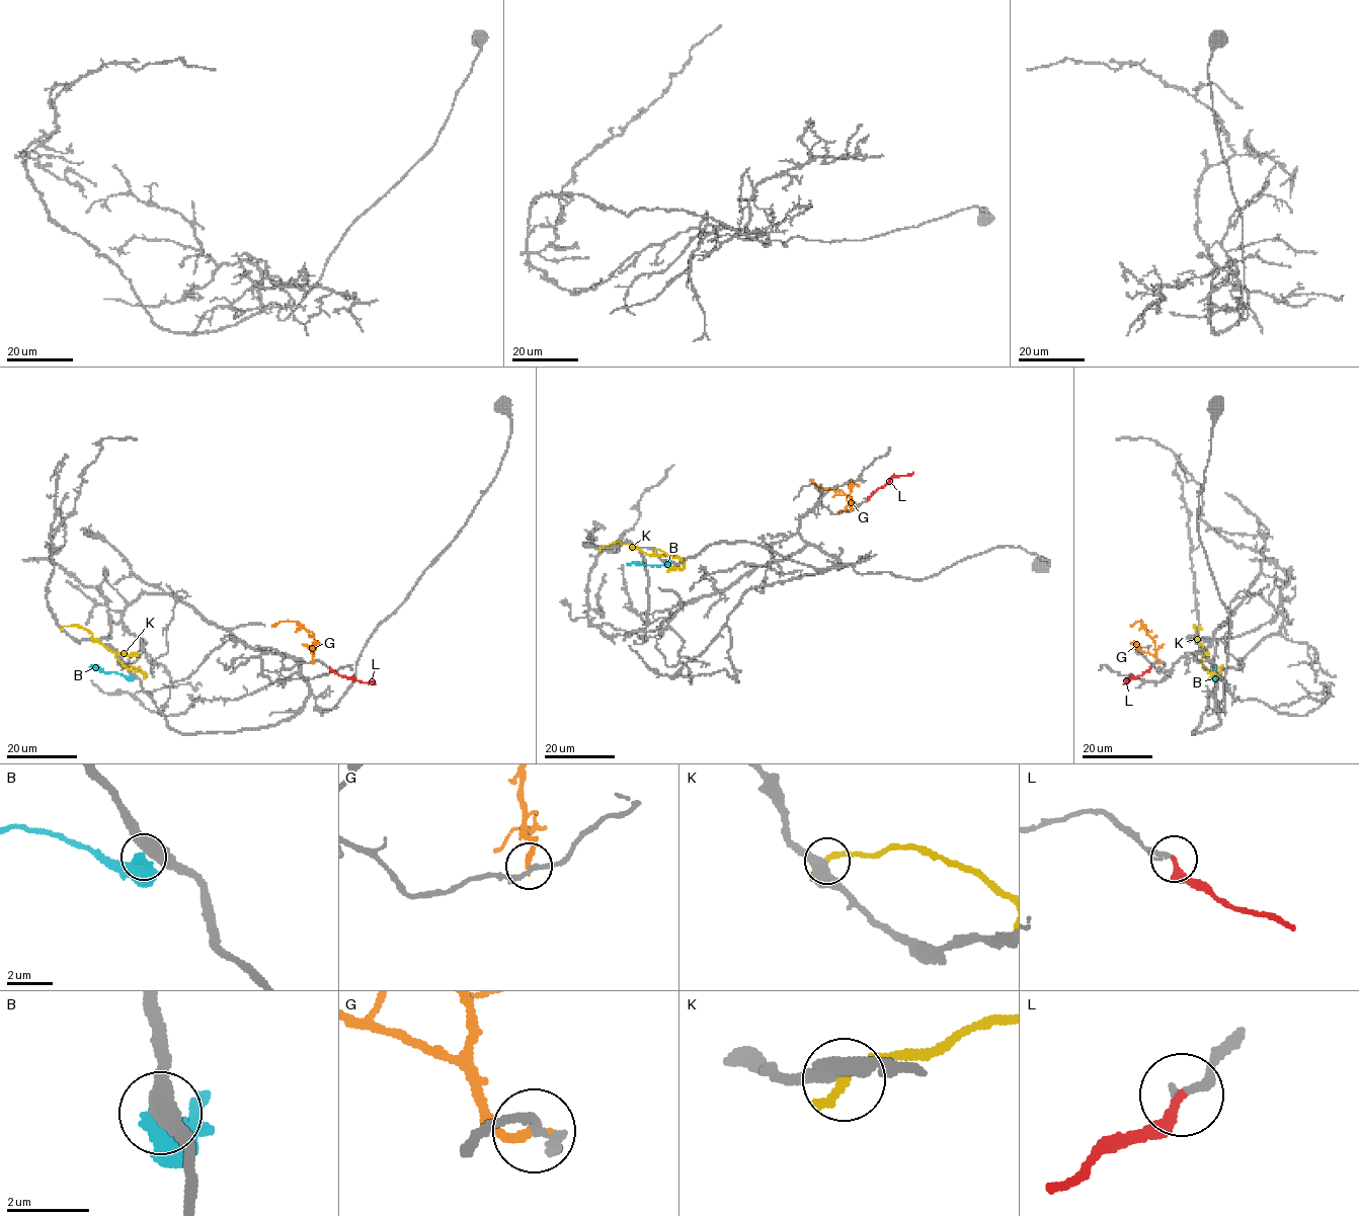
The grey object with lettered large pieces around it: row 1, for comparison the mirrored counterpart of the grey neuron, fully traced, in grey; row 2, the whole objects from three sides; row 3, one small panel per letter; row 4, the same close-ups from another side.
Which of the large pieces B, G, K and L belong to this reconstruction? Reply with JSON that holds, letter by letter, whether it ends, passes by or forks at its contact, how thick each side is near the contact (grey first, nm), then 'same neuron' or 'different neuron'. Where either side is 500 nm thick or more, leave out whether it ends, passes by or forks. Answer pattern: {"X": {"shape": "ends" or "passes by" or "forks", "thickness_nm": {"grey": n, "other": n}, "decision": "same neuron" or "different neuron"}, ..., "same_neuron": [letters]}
{"B": {"thickness_nm": {"grey": 480, "other": 650}, "decision": "different neuron"}, "G": {"shape": "ends", "thickness_nm": {"grey": 190, "other": 240}, "decision": "different neuron"}, "K": {"shape": "ends", "thickness_nm": {"grey": 360, "other": 320}, "decision": "different neuron"}, "L": {"shape": "ends", "thickness_nm": {"grey": 130, "other": 280}, "decision": "same neuron"}, "same_neuron": ["L"]}

